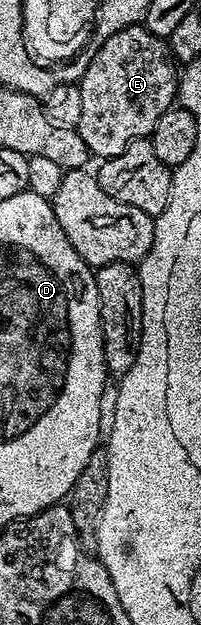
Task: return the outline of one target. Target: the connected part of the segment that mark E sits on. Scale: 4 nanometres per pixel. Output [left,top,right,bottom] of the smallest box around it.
[76,24,179,157]

